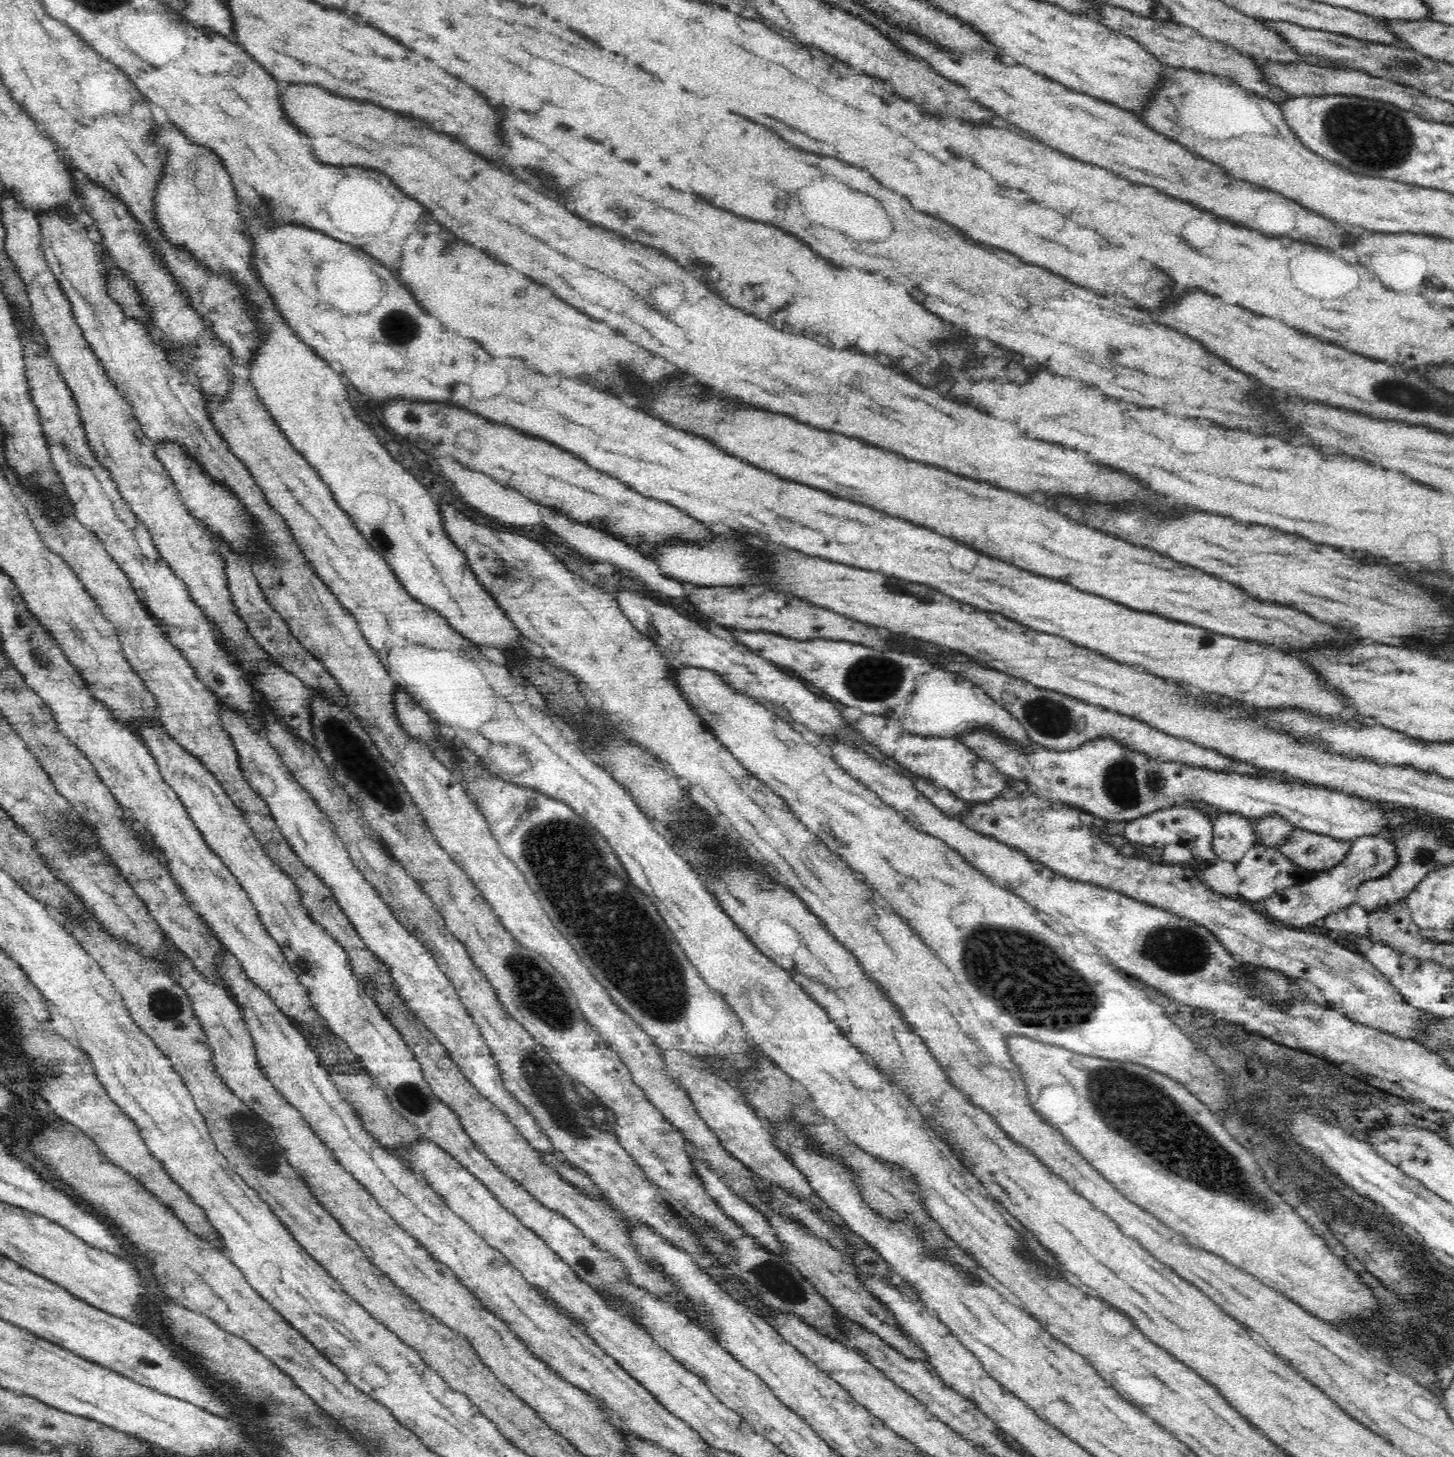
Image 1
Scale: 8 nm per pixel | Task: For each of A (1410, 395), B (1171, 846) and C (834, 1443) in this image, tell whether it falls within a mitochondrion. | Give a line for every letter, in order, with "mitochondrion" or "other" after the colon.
A: mitochondrion
B: other
C: other

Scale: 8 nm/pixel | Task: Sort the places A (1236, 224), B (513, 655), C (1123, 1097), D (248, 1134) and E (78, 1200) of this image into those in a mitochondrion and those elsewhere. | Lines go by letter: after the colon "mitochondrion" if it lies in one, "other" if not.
A: other
B: other
C: mitochondrion
D: mitochondrion
E: other

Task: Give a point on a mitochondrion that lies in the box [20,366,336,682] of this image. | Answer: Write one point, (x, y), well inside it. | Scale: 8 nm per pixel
(38, 654)

